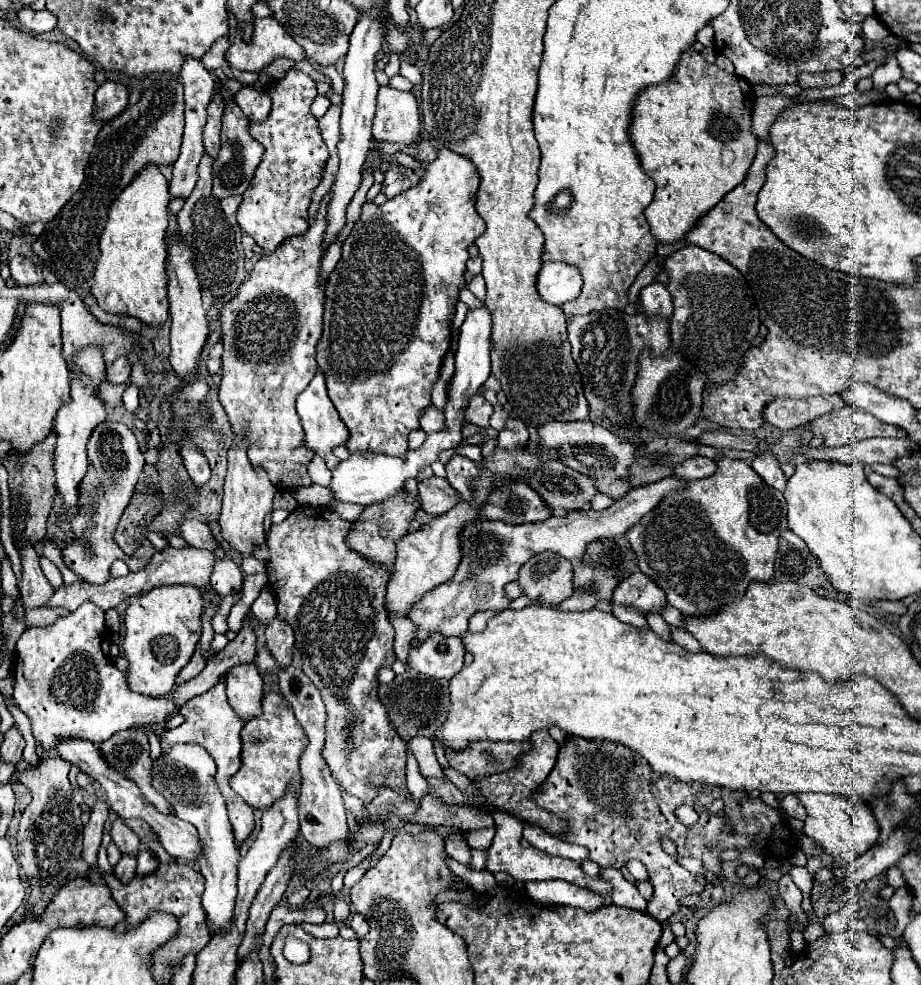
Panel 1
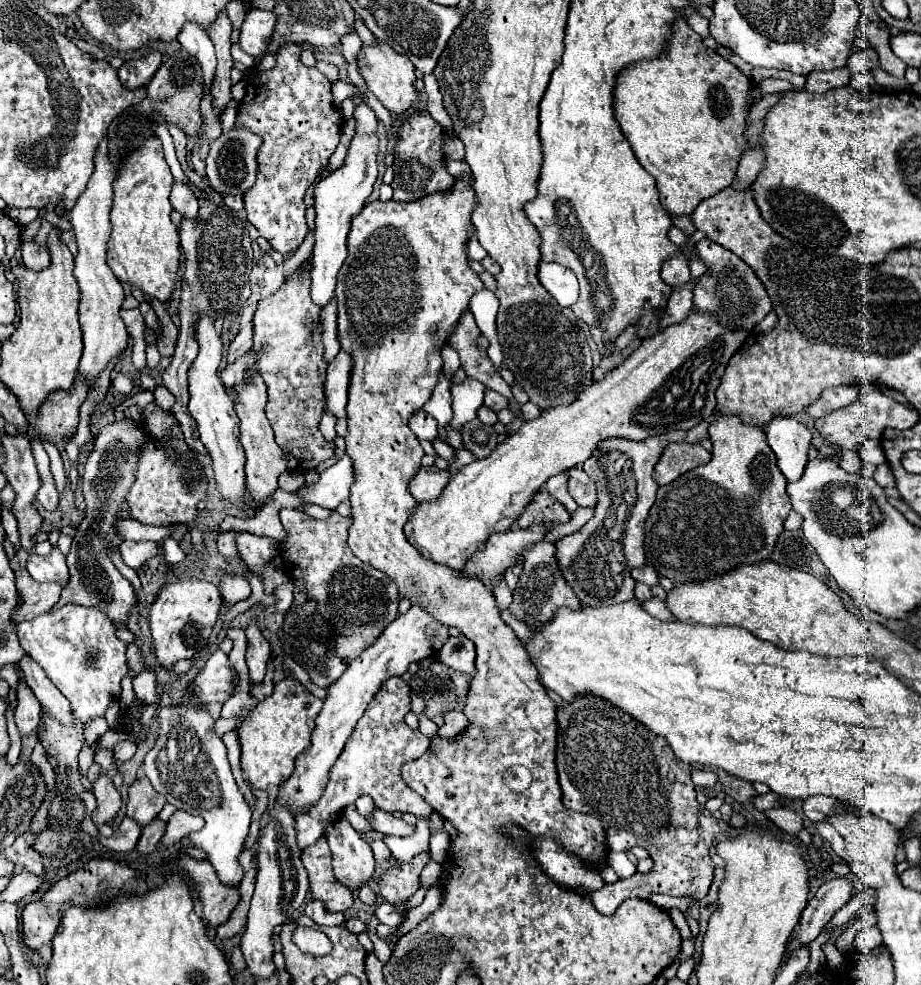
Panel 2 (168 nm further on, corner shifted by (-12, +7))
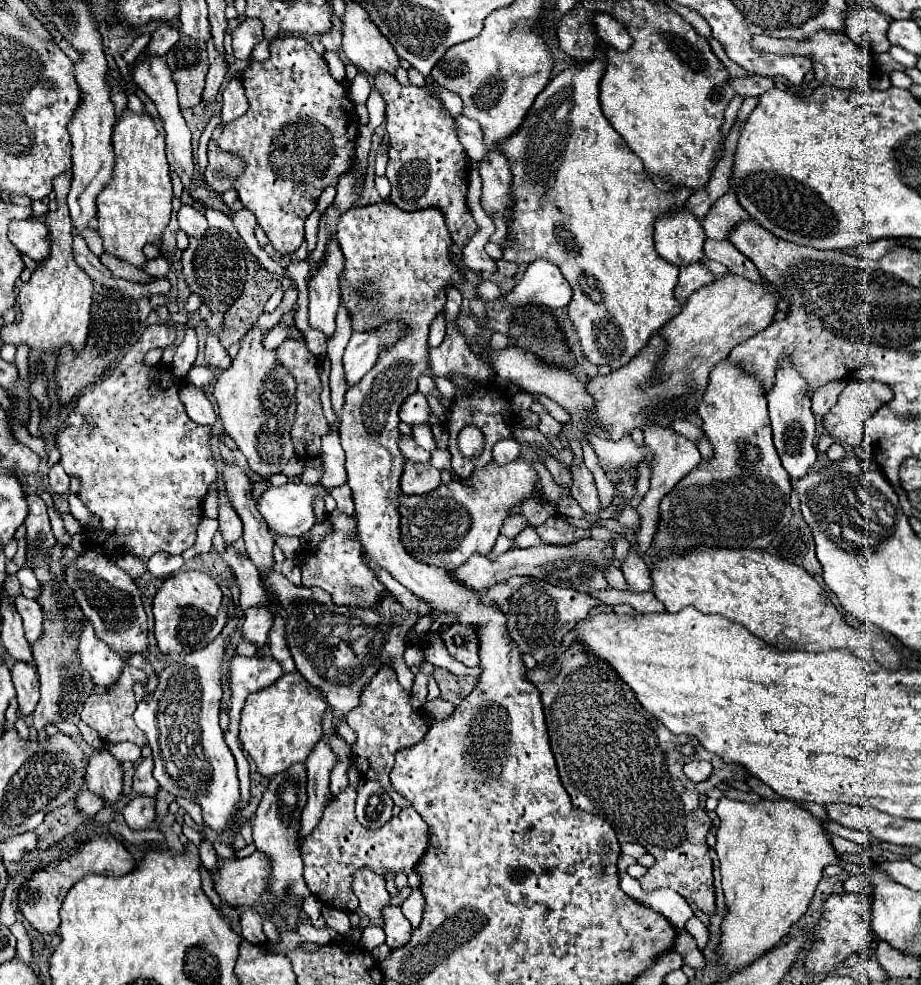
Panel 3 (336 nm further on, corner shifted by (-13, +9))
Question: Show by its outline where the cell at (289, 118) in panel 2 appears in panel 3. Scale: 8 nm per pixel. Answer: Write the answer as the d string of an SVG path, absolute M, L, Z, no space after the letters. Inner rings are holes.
M275 38L269 50L271 56L265 62L251 60L245 68L241 82L249 100L249 110L225 126L217 144L225 152L235 152L245 158L247 168L235 182L239 200L255 214L257 224L269 236L273 248L279 254L291 254L305 240L303 224L313 212L323 188L335 186L339 174L345 174L353 166L359 122L355 116L355 106L345 94L345 88L331 78L325 58L315 54L305 38Z

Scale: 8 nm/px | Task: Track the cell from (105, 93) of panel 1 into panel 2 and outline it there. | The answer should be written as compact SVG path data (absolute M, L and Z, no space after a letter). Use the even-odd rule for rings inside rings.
M150 52L148 56L144 58L138 58L138 60L128 60L122 64L122 68L118 70L118 76L120 76L120 82L128 88L138 88L142 84L146 84L154 72L158 70L162 62L162 54L160 52Z

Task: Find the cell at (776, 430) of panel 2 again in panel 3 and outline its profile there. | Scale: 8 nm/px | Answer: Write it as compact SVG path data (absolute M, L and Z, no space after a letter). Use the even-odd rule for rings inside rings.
M783 362L777 368L777 382L767 392L767 402L769 402L769 418L771 418L775 448L783 462L783 468L789 472L789 476L793 480L797 480L797 478L805 476L817 460L817 450L813 446L815 418L811 412L811 400L807 396L807 384L799 376L799 372L795 368L791 368L789 362Z

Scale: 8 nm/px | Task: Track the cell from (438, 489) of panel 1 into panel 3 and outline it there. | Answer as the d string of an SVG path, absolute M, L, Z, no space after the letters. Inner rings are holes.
M407 462L403 476L401 476L401 490L403 494L427 494L435 488L439 488L441 476L439 470L433 468L429 462L417 464Z

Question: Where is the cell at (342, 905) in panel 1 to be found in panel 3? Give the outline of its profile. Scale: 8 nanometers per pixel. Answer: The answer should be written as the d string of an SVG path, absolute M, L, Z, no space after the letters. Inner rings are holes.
M385 906L383 908L383 928L387 934L387 944L395 950L403 946L411 938L411 924L403 916L399 906Z

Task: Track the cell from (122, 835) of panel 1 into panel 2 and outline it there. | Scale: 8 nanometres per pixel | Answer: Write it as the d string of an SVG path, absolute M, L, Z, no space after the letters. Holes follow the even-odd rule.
M142 772L138 776L140 778L136 778L134 784L128 788L126 814L130 818L134 818L136 822L140 822L142 826L146 826L152 818L156 818L160 814L160 810L166 804L166 798L152 788L152 784L148 782L148 778Z

